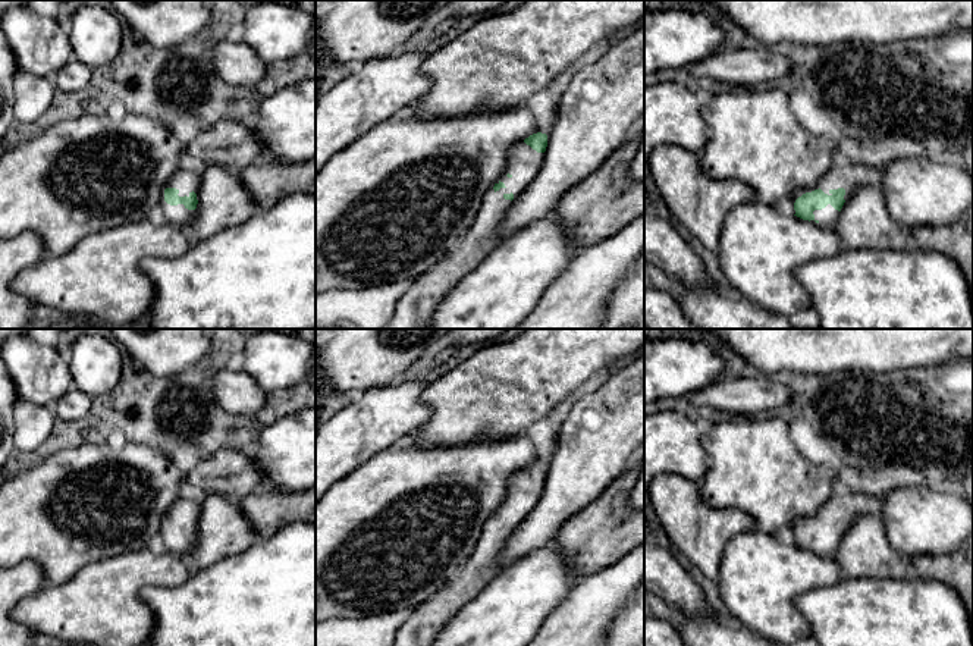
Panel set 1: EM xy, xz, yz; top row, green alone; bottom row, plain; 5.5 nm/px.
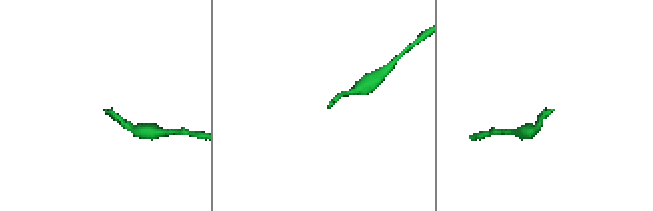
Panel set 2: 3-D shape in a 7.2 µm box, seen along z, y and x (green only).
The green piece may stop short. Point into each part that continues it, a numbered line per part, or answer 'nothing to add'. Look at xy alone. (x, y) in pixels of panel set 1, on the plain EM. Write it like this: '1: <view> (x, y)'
1: xy (185, 510)

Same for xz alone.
1: xz (427, 621)

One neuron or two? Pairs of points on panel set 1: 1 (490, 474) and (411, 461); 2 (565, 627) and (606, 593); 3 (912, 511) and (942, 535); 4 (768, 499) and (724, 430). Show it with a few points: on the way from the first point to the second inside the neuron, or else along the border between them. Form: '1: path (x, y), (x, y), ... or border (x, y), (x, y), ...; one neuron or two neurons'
1: path (471, 474), (430, 474); one neuron
2: path (576, 623), (596, 602); one neuron
3: path (919, 519), (929, 521), (935, 527); one neuron
4: path (768, 482), (735, 448); one neuron

